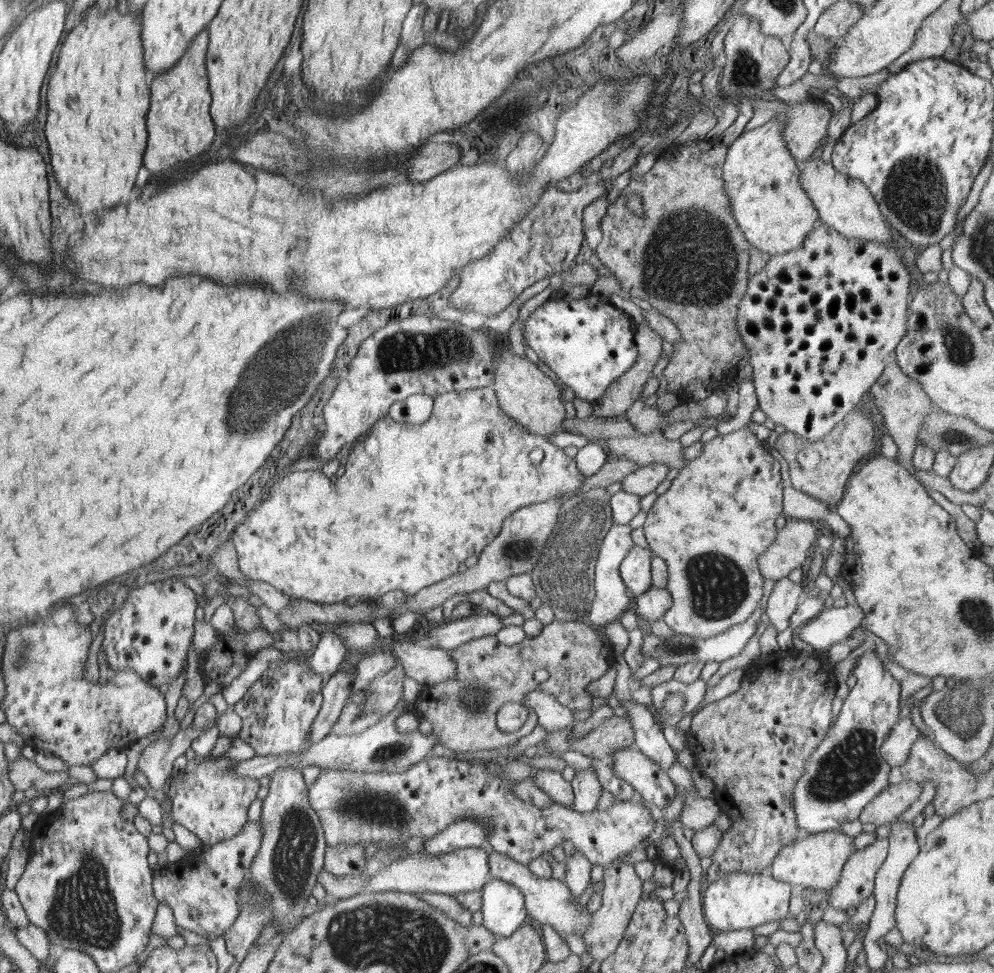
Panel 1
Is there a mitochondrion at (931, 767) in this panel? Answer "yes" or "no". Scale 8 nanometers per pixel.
no

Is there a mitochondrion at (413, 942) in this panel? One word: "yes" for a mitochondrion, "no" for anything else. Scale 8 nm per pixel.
yes

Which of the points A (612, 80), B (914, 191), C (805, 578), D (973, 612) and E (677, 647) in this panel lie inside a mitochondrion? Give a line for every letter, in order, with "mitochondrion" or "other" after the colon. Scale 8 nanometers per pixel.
A: other
B: mitochondrion
C: other
D: mitochondrion
E: mitochondrion

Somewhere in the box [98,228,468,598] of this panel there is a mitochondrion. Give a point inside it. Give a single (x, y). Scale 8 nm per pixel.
(278, 366)

